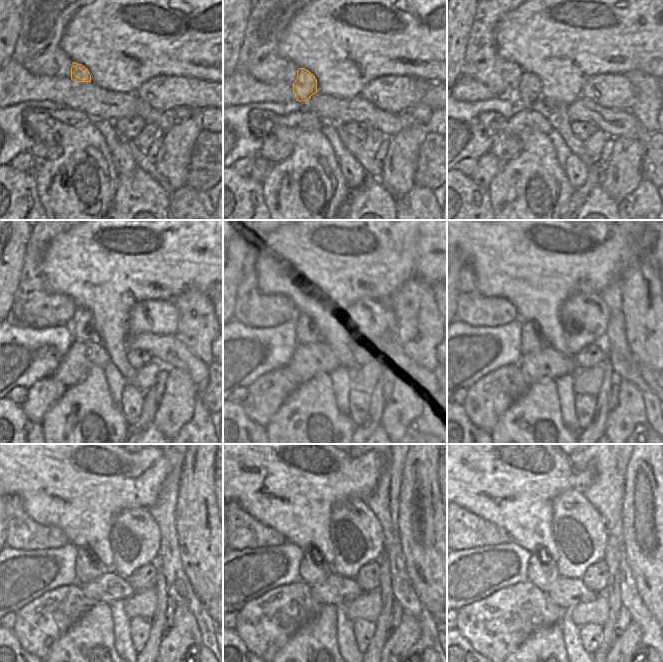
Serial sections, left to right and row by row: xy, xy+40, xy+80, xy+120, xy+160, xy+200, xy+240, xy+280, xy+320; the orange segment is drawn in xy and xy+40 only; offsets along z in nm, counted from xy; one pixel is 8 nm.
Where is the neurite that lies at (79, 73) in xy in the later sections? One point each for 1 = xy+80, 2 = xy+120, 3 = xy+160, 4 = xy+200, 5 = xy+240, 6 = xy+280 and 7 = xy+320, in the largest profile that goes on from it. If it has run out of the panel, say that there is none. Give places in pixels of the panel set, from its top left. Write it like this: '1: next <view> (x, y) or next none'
1: next xy+80 (528, 94)
2: next xy+120 (81, 324)
3: next xy+160 (306, 332)
4: next xy+200 (532, 341)
5: next xy+240 (86, 568)
6: next xy+280 (312, 572)
7: next xy+320 (542, 575)

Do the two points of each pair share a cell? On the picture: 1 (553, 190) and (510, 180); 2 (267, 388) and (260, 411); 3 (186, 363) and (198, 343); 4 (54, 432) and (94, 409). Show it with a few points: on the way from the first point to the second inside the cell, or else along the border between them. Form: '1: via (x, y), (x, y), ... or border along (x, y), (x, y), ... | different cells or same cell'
1: via (542, 191), (533, 191), (525, 196), (521, 191) | same cell
2: via (267, 394), (260, 405) | same cell
3: border along (177, 335), (207, 366) | different cells
4: via (64, 432), (84, 416) | same cell

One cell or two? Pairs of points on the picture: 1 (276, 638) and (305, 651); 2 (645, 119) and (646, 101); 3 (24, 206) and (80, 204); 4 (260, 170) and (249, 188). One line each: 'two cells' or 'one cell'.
1: two cells
2: one cell
3: two cells
4: two cells

